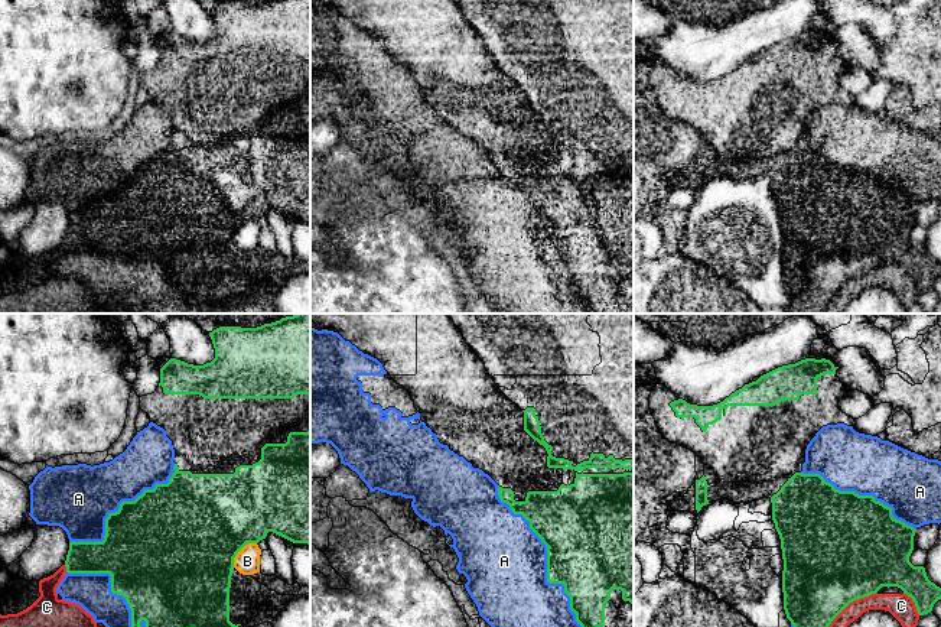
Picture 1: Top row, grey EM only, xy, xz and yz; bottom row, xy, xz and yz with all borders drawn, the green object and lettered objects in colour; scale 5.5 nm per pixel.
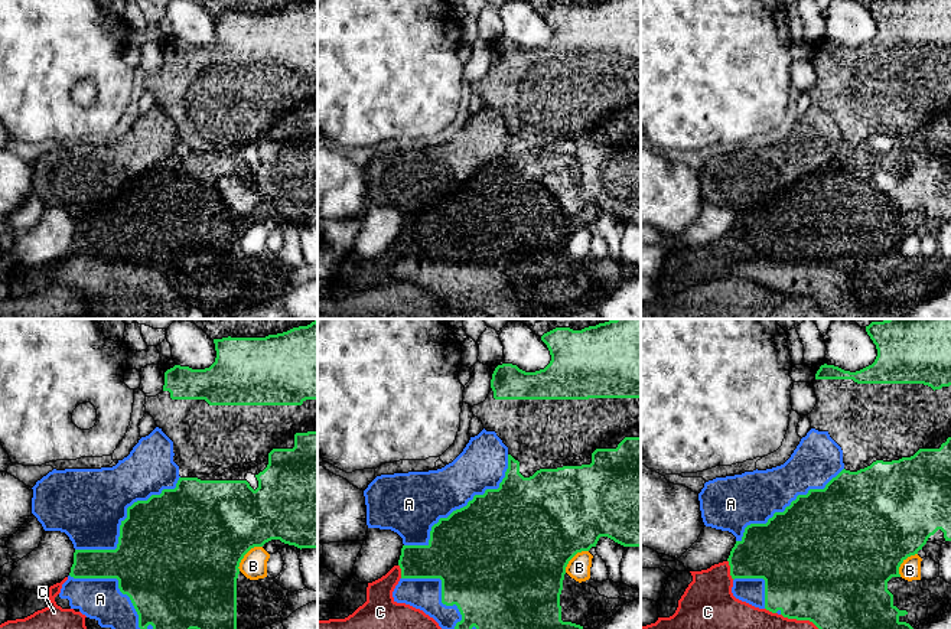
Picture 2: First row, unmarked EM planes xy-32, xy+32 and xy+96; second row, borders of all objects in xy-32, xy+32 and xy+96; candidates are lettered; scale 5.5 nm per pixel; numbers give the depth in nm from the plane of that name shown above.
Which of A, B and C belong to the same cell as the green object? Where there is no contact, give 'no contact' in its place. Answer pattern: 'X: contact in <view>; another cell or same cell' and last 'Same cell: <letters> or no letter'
A: contact in xz; another cell
B: contact in xy; another cell
C: contact in yz; another cell
Same cell: no letter

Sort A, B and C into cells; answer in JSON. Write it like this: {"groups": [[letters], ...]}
{"groups": [["A"], ["B"], ["C"]]}

